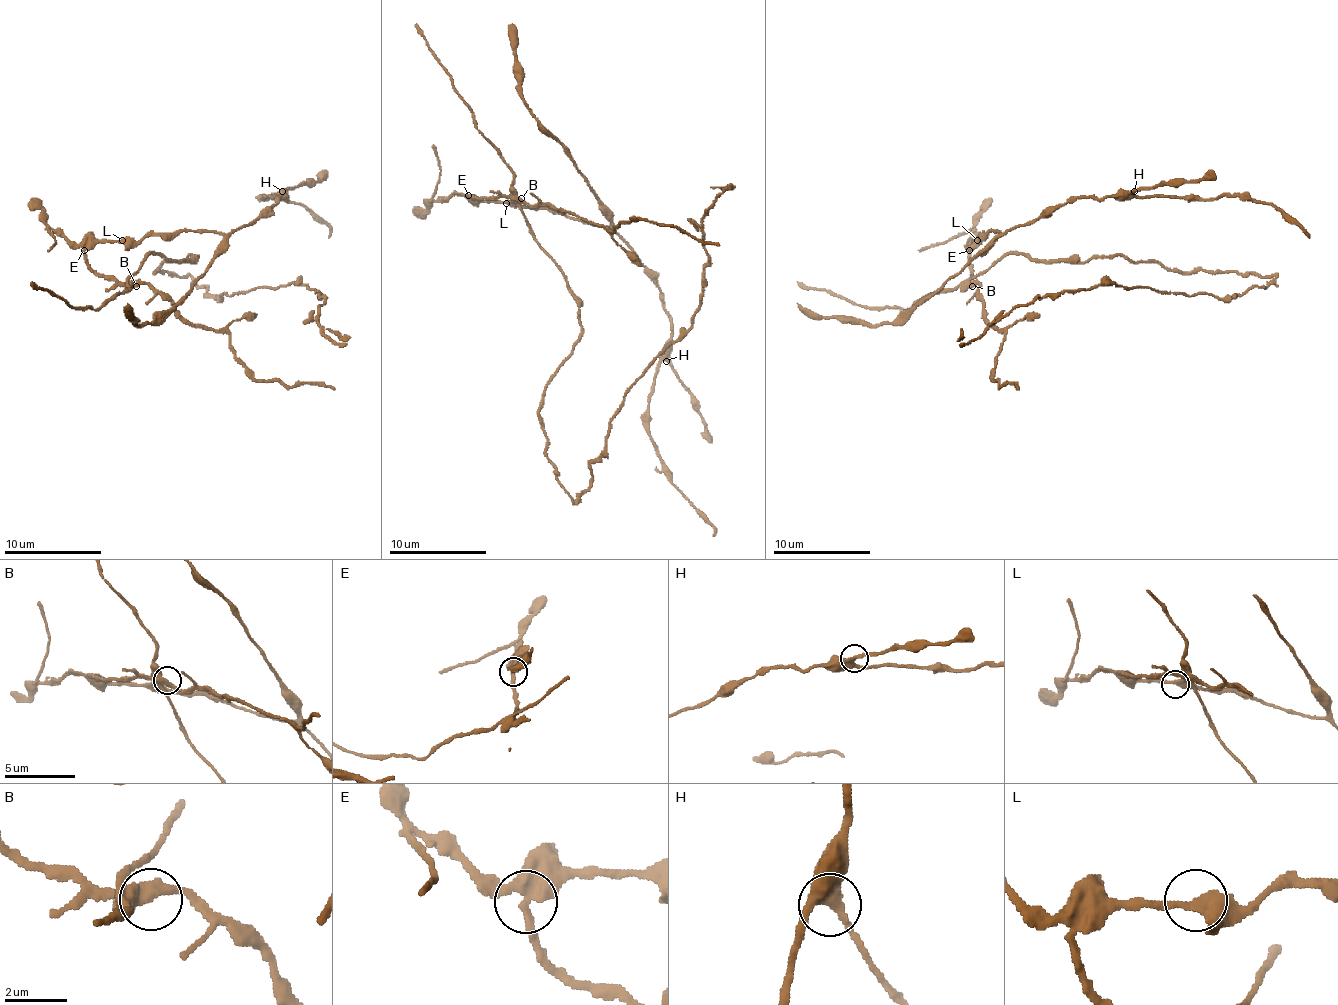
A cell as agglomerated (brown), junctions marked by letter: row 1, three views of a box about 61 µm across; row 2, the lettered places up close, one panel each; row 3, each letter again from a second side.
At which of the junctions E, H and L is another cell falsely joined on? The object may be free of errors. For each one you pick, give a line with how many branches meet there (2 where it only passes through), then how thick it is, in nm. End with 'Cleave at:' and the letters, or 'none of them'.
E: branches 3; calibre 340 nm
Cleave at: E

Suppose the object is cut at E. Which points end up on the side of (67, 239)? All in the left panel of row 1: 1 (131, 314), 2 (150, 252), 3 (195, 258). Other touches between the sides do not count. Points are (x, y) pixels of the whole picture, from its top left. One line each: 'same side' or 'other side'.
1: same side
2: other side
3: other side

